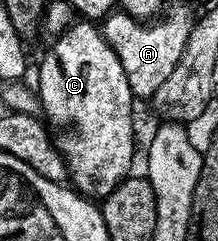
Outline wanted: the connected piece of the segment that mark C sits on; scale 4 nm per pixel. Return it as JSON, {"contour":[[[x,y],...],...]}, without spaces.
{"contour":[[[77,20],[65,33],[52,39],[53,47],[45,54],[41,62],[41,71],[37,74],[36,93],[44,117],[57,126],[70,126],[73,134],[65,134],[59,141],[61,157],[69,169],[68,181],[72,189],[90,200],[103,200],[122,182],[130,177],[133,166],[133,105],[135,99],[131,84],[127,84],[127,72],[119,64],[119,56],[107,44],[104,33],[97,30],[92,21]]]}

